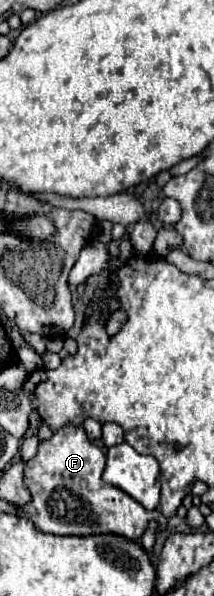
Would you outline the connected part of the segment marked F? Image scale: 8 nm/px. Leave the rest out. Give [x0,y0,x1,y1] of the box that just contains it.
[18,426,168,540]

